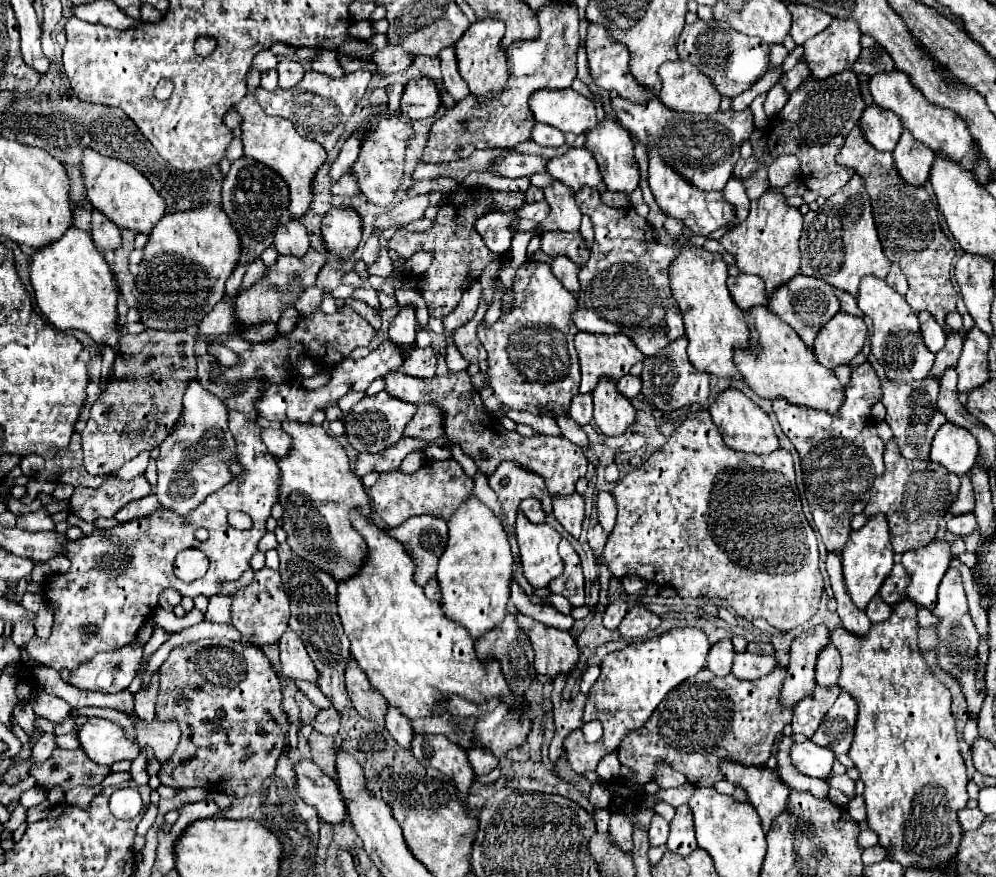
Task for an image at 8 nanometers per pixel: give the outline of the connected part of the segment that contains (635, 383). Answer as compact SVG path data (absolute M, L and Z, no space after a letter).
M626 374L618 380L618 390L628 396L628 398L636 398L640 396L640 390L642 390L642 380L640 376L632 376L632 374Z

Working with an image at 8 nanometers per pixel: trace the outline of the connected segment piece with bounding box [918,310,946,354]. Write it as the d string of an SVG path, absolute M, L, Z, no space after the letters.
M926 310L918 312L918 318L920 318L920 330L924 336L924 342L926 342L928 350L932 350L936 354L946 344L946 332L942 330L942 326L938 326L938 322L936 322L936 318L932 318L932 314L926 314Z

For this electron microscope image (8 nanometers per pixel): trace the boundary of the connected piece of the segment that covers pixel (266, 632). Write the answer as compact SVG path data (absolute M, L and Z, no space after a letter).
M262 568L254 572L254 580L248 586L242 586L232 596L232 622L234 628L244 636L246 642L254 646L264 646L278 642L278 638L288 628L290 618L290 604L286 590L280 582L280 574L270 568Z

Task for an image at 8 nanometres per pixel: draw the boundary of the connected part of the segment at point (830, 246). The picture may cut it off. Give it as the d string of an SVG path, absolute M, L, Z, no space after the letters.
M854 174L842 190L826 200L814 214L808 212L804 216L804 230L800 236L800 272L806 276L816 276L850 294L858 294L858 284L864 274L874 274L878 278L886 278L890 270L890 260L882 252L882 244L878 238L878 230L874 224L874 214L870 206L870 196L866 194L866 186L862 186L862 178Z

